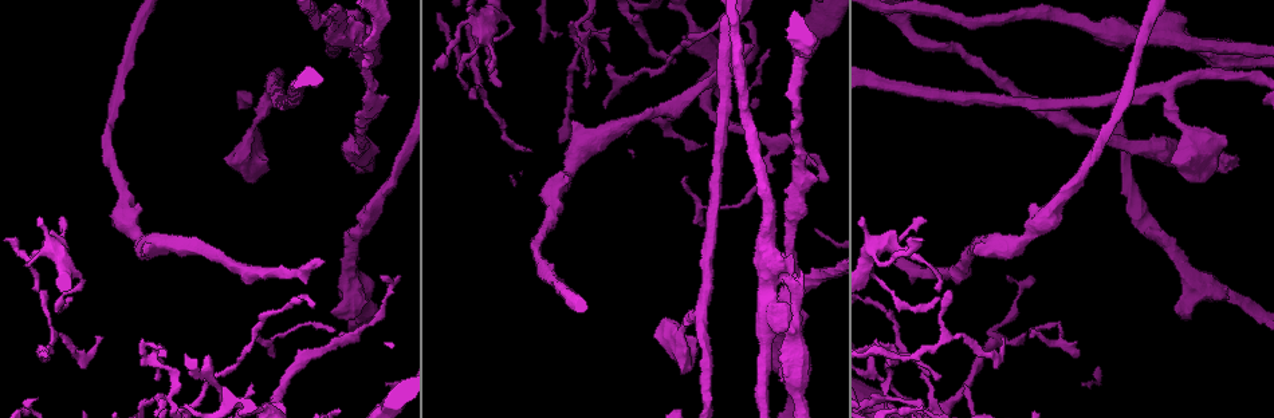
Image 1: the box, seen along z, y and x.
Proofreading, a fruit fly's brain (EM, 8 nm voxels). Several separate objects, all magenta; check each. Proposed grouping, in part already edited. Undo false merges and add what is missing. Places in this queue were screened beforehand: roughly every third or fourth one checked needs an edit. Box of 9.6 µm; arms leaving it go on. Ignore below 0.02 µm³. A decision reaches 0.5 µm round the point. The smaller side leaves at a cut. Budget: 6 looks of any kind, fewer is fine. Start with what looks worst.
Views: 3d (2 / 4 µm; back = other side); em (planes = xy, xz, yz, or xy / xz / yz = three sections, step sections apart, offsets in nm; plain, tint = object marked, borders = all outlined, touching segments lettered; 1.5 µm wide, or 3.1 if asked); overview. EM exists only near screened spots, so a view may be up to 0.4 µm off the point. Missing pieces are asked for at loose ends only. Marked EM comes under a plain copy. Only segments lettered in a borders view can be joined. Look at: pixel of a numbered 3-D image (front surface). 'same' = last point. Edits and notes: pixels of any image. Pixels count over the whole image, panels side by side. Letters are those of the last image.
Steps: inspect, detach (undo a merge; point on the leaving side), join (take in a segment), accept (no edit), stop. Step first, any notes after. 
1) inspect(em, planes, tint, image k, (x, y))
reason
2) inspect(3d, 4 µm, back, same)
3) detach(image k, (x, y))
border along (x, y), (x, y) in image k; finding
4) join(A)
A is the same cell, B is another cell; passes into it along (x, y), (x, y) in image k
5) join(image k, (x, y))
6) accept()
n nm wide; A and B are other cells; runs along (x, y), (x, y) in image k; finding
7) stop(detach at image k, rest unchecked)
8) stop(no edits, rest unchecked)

inspect(em, yz, step 8, borders, image 1, (899, 263))
an open end

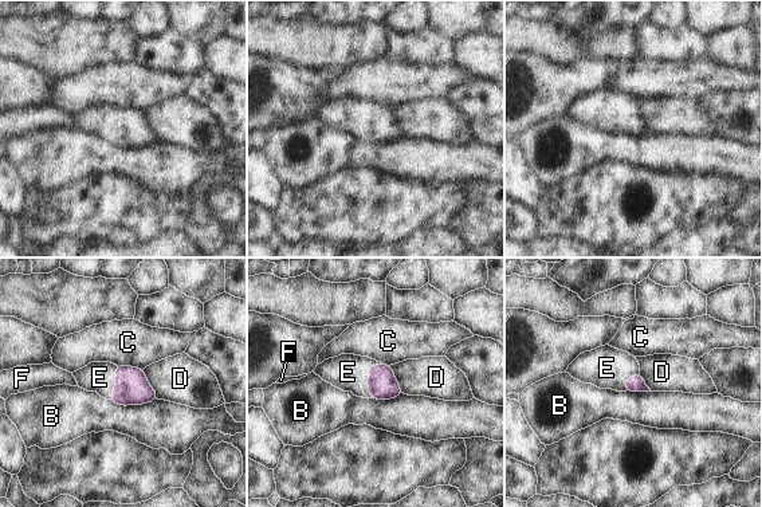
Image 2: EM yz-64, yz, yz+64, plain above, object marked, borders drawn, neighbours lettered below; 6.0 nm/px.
join(E)
E is the same cell, B, C, D and F are other cells; passes into it along (383, 385), (368, 376), (348, 372) in image 2; it goes on there

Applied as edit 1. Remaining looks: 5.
inspect(3d, 2 µm, image 1, (1231, 298))
thick turns thin

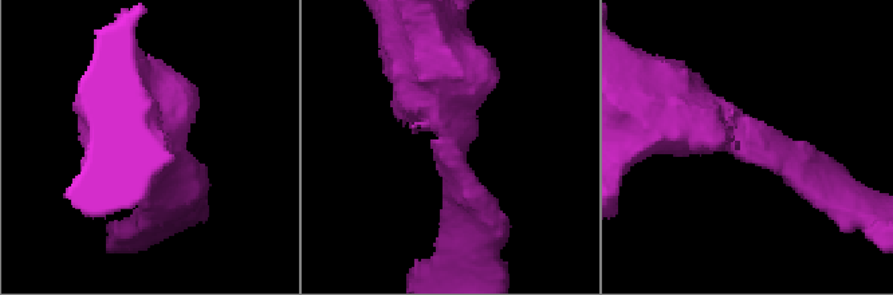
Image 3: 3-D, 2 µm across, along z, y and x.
inspect(em, planes, borders, image 3, (756, 138))
arms of 280, 500 nm; shape alone is not enough

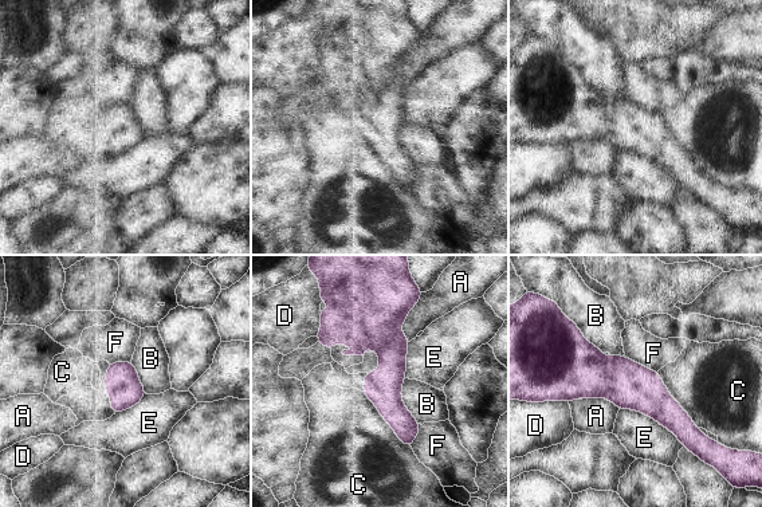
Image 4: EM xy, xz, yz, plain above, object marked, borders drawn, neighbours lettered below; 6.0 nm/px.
accept()
200 nm wide; A, B, C, D, E and F are other cells; border along (362, 392), (395, 435), (411, 448) in image 4; one cell here

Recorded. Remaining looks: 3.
inspect(3d, 2 µm, image 1, (468, 98))
an open end

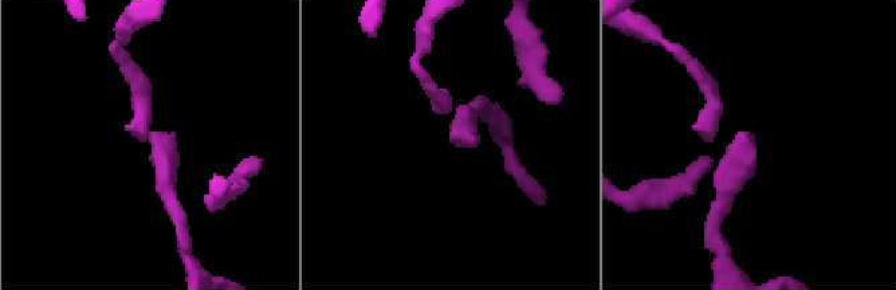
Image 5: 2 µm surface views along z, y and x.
inspect(em, planes, borders, image 5, (454, 135))

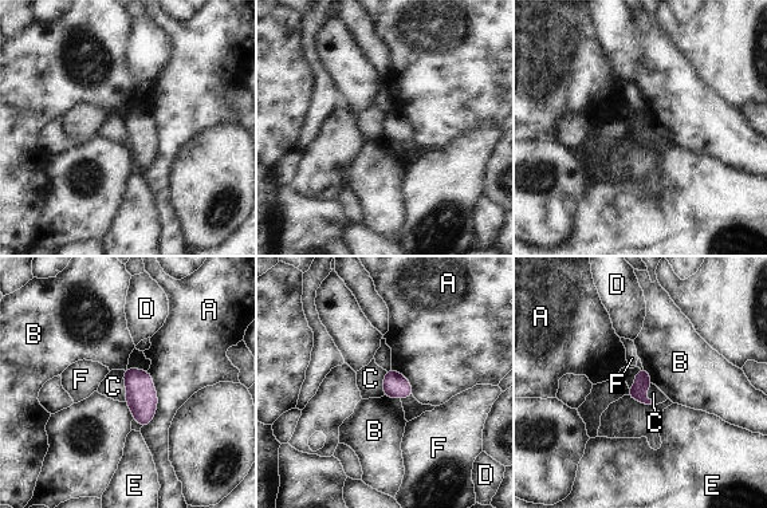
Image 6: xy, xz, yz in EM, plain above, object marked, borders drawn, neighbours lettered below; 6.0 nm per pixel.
accept()
A, B, C, D, E and F are other cells; border along (122, 370), (125, 401) in image 6; no lettered segment goes on from it

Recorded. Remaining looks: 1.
stop(join at image 2, rest unchecked)

